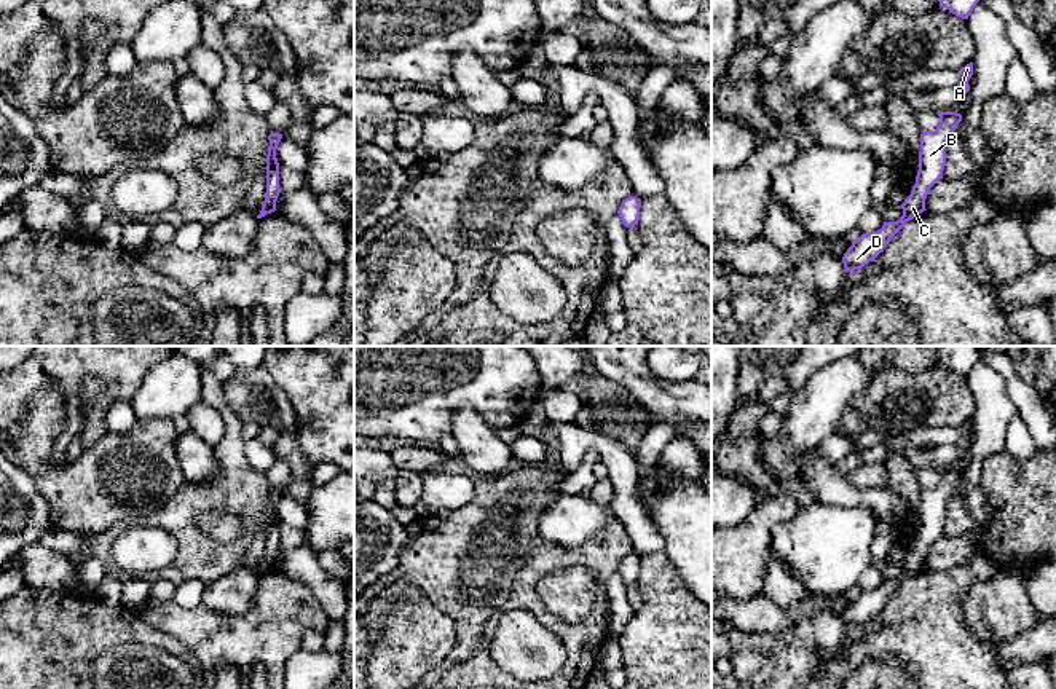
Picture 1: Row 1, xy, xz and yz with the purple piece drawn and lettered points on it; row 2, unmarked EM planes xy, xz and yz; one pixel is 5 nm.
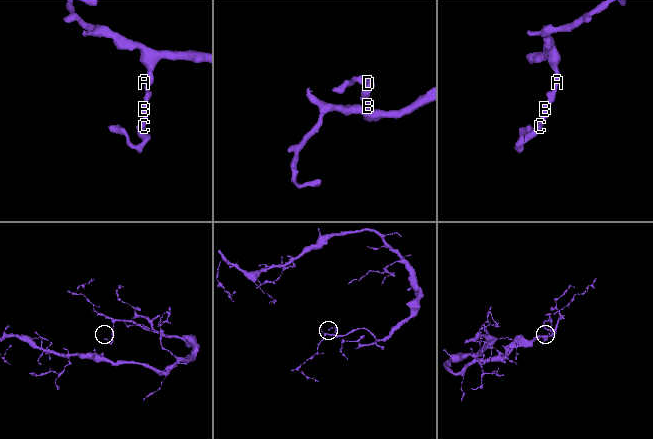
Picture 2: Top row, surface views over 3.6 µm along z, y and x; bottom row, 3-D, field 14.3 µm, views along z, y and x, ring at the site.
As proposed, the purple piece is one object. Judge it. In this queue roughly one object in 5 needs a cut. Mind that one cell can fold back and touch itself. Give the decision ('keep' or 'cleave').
keep

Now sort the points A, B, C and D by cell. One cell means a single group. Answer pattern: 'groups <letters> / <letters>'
groups A B C D

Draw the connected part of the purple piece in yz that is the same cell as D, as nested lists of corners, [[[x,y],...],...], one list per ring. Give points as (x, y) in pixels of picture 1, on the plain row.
[[[941,469],[938,474],[940,483],[935,488],[922,488],[920,491],[919,528],[911,552],[901,561],[903,573],[896,579],[884,579],[877,589],[853,596],[842,614],[845,628],[861,627],[873,619],[906,579],[925,568],[930,545],[943,534],[946,501],[962,478],[962,472],[957,469]]]

